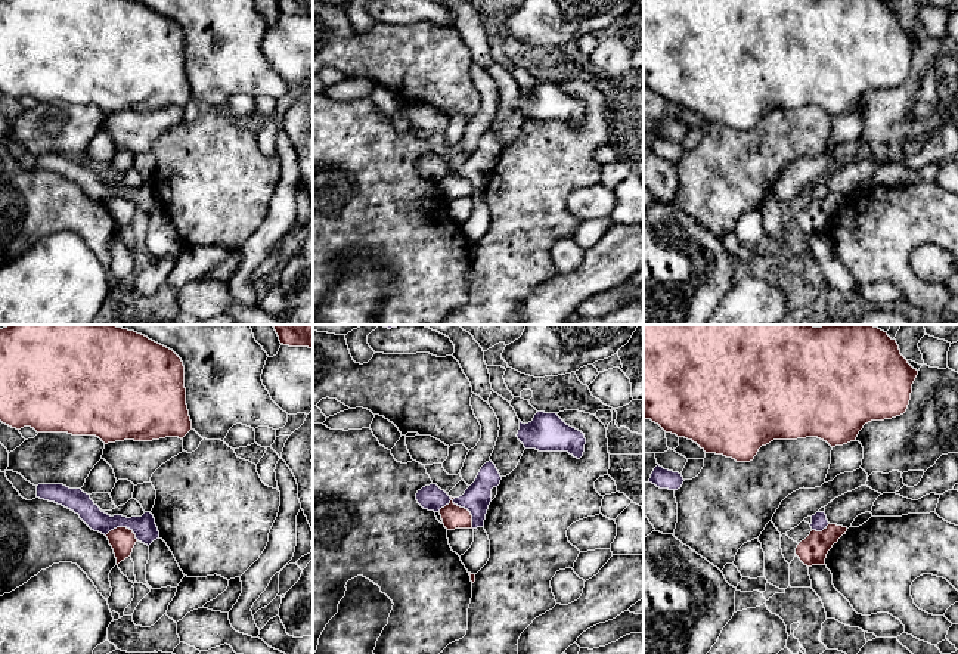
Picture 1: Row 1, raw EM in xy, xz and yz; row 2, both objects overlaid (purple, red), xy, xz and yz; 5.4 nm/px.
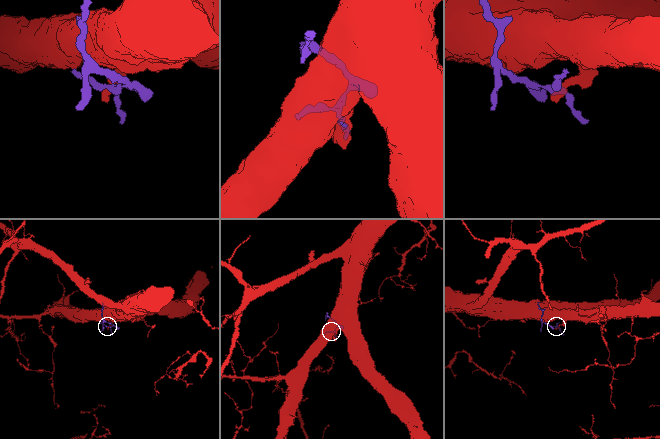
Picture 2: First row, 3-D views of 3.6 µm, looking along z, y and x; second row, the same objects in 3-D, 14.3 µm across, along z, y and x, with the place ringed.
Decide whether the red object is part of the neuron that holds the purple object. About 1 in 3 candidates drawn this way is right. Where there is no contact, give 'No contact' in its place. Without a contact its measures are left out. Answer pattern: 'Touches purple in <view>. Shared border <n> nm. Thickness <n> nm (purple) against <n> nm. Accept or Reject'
Touches purple in xz. Shared border 220 nm. Thickness 150 nm (purple) against 130 nm. Reject

